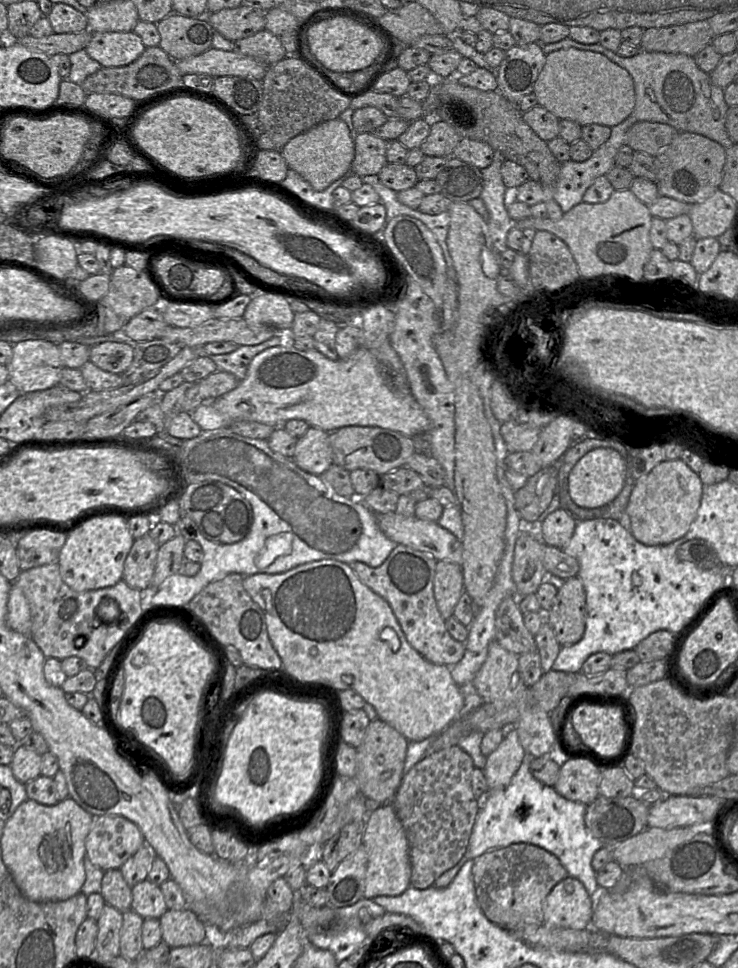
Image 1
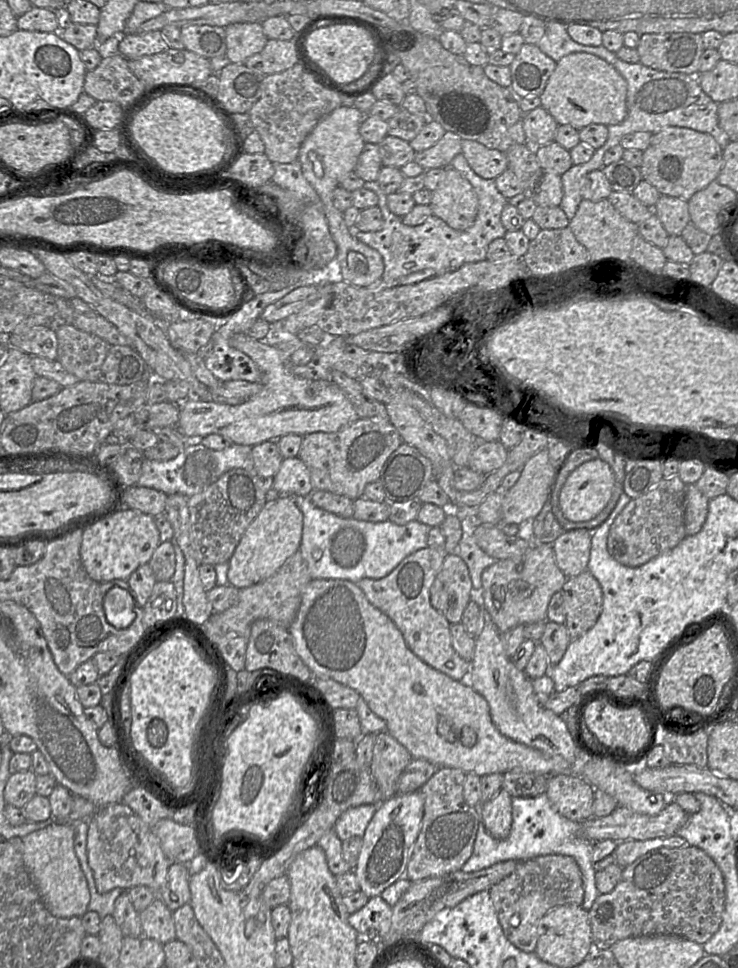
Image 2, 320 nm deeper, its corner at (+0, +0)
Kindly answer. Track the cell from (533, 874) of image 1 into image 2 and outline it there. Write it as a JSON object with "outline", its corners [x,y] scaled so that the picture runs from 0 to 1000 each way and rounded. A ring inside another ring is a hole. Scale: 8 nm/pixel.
{"outline":[[[747,882],[703,889],[696,900],[663,918],[684,968],[710,983],[725,983],[730,952],[749,937],[789,935],[791,916],[786,897],[778,886]]]}

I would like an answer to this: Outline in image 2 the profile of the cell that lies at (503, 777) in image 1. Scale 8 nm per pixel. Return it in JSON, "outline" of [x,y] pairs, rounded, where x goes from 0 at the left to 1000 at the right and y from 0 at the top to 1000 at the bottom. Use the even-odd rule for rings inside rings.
{"outline":[[[679,815],[667,825],[649,832],[650,848],[672,867],[688,865],[694,851],[694,823]]]}

